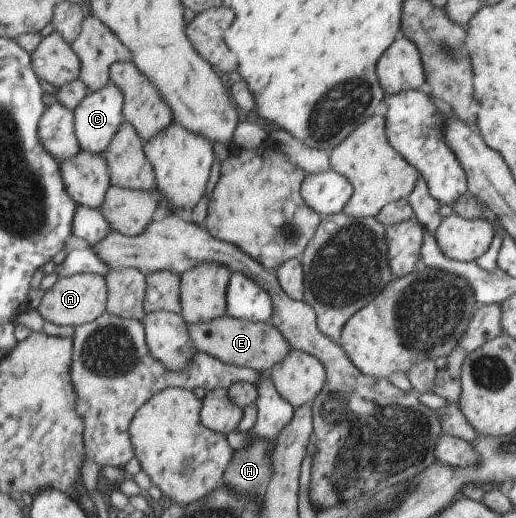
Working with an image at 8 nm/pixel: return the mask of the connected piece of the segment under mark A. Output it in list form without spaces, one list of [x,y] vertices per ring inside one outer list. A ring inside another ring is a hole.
[[[86,272],[74,274],[67,278],[59,278],[54,285],[44,293],[38,307],[39,312],[56,325],[78,326],[93,322],[107,312],[109,303],[109,284],[102,274]]]

